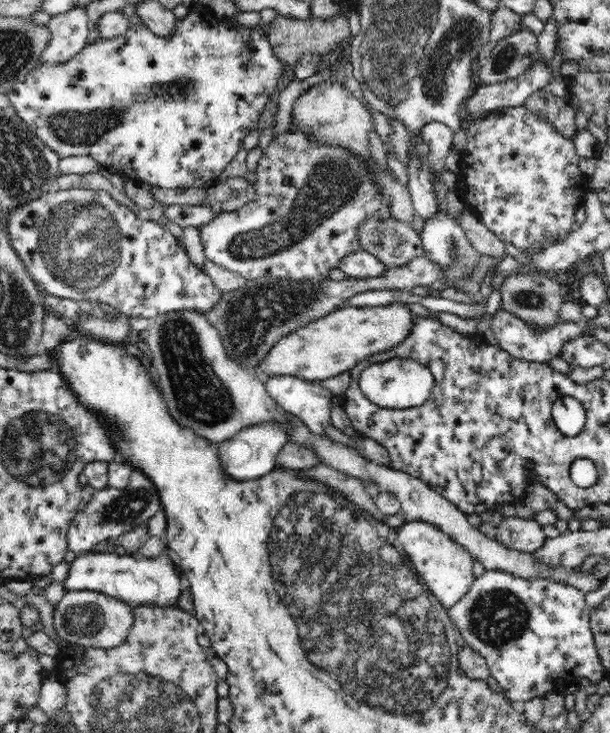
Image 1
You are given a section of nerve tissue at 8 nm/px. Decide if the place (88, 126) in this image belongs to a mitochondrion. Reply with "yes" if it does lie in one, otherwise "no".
yes

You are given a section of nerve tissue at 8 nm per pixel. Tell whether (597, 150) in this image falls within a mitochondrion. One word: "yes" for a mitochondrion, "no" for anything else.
no

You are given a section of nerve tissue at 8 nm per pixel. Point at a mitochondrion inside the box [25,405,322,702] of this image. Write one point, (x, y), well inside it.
(126, 508)

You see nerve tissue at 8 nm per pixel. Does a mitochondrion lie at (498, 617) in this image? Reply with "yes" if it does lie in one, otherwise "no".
yes

